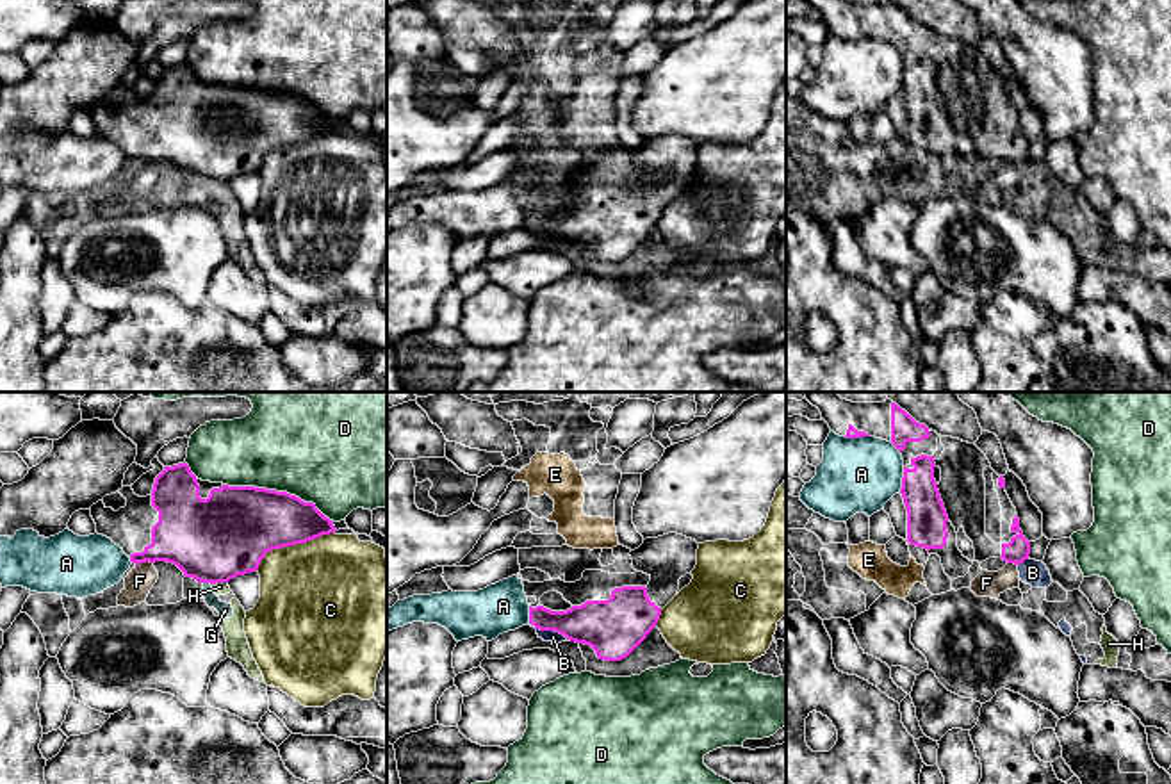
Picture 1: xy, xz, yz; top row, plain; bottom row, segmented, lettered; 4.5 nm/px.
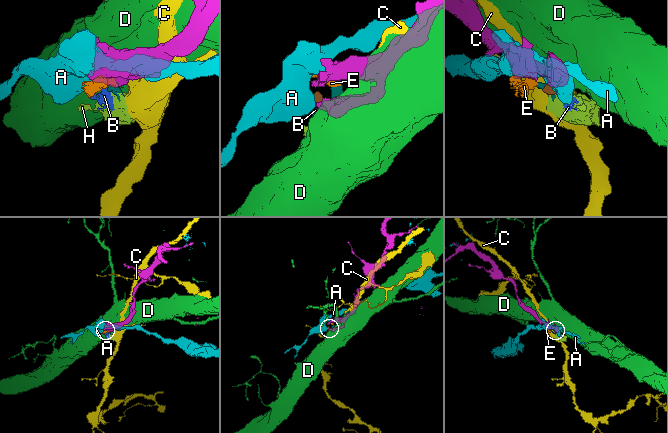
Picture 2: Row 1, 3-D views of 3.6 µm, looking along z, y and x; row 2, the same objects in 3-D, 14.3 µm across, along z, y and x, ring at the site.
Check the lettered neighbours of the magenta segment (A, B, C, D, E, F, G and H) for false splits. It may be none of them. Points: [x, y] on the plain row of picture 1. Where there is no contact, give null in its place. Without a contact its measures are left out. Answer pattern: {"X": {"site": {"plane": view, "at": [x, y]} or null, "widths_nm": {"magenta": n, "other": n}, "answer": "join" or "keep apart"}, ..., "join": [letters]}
{"A": {"site": {"plane": "yz", "at": [902, 81]}, "widths_nm": {"magenta": 180, "other": 340}, "answer": "keep apart"}, "B": {"site": {"plane": "xz", "at": [553, 230]}, "widths_nm": {"magenta": 240, "other": 50}, "answer": "keep apart"}, "C": {"site": {"plane": "xy", "at": [291, 145]}, "widths_nm": {"magenta": 360, "other": 480}, "answer": "keep apart"}, "D": {"site": {"plane": "xy", "at": [278, 93]}, "widths_nm": {"magenta": 360, "other": 460}, "answer": "keep apart"}, "E": {"site": {"plane": "yz", "at": [909, 143]}, "widths_nm": {"magenta": 180, "other": 20}, "answer": "keep apart"}, "F": {"site": {"plane": "xy", "at": [143, 163]}, "widths_nm": {"magenta": 300, "other": 120}, "answer": "keep apart"}, "G": {"site": {"plane": "xy", "at": [207, 182]}, "widths_nm": {"magenta": 380, "other": 70}, "answer": "keep apart"}, "H": {"site": {"plane": "xy", "at": [220, 182]}, "widths_nm": {"magenta": 380, "other": 60}, "answer": "keep apart"}, "join": []}

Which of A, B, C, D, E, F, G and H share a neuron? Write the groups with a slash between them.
A / B E F G H / C / D

